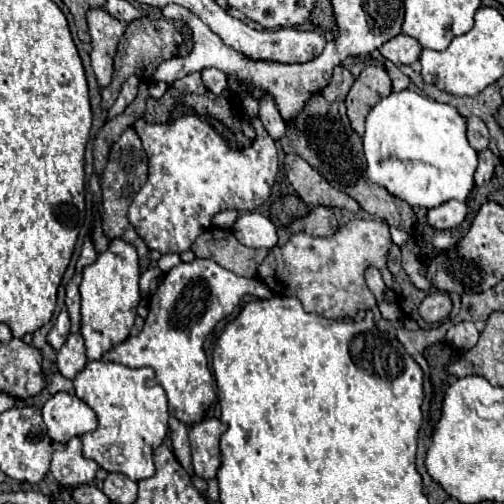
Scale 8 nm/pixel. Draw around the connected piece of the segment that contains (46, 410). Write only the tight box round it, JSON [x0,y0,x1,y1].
[42,392,98,444]

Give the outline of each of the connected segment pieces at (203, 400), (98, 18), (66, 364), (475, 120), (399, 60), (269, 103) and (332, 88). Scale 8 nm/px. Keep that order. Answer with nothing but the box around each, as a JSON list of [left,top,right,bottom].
[[102,258,272,424],[86,8,124,86],[58,334,88,380],[468,116,490,152],[380,34,422,66],[258,94,286,140],[322,66,354,100]]

